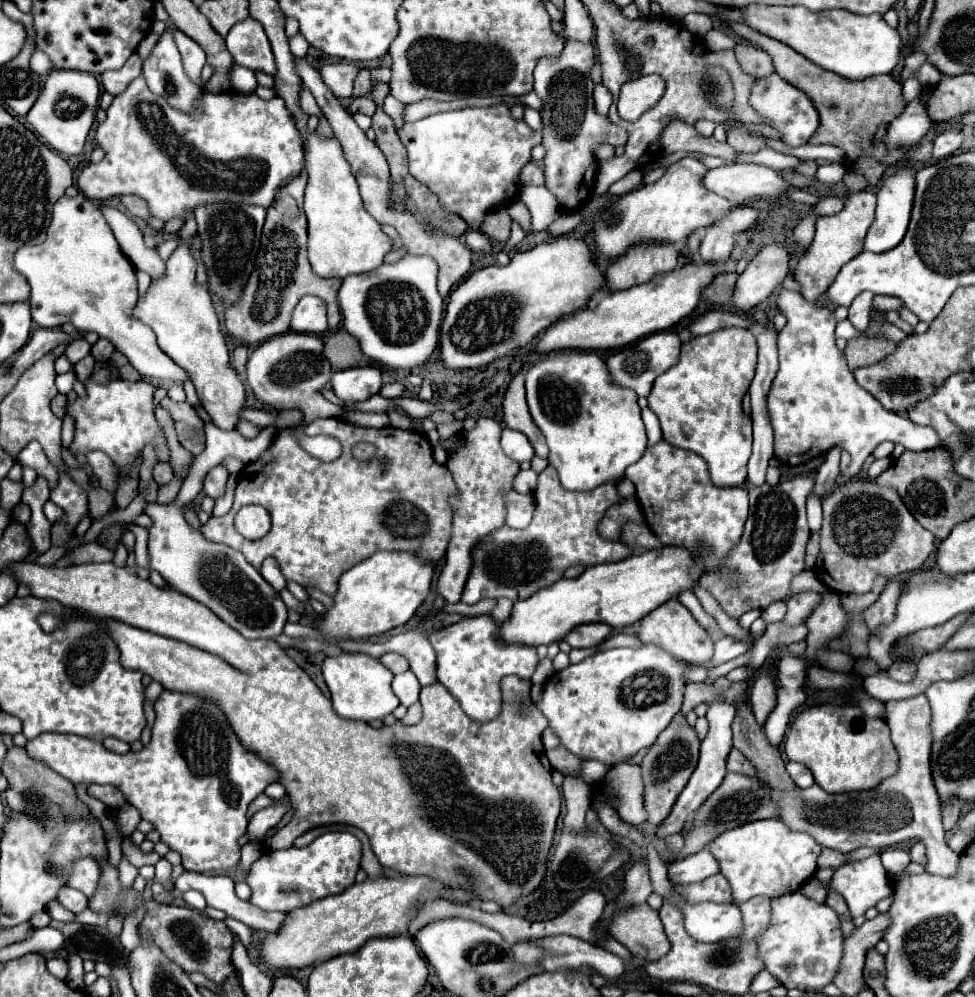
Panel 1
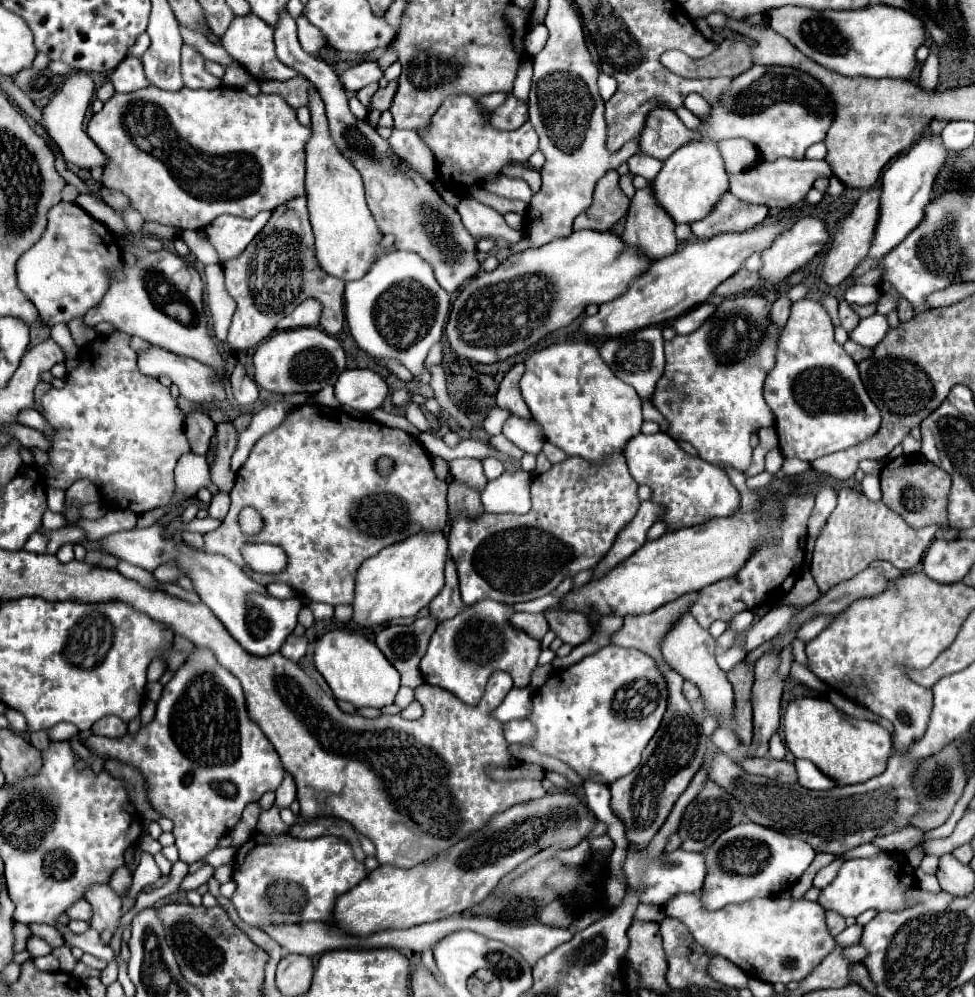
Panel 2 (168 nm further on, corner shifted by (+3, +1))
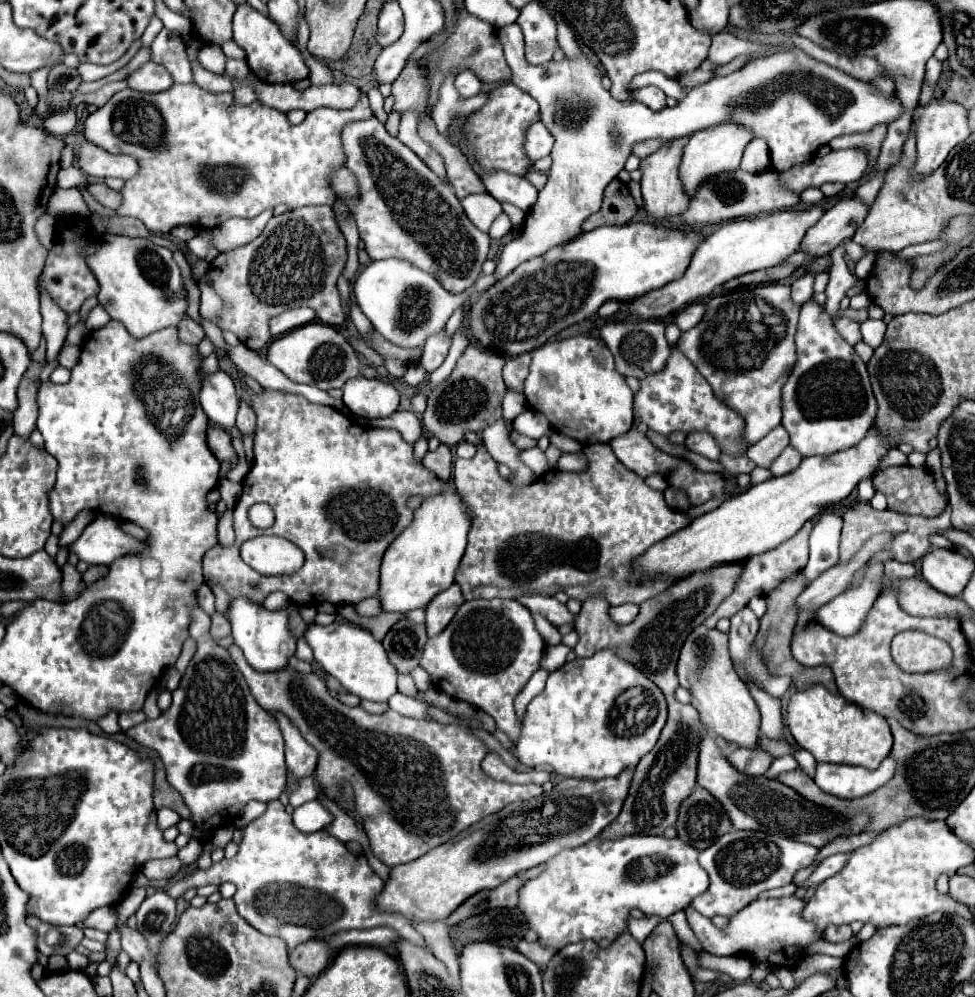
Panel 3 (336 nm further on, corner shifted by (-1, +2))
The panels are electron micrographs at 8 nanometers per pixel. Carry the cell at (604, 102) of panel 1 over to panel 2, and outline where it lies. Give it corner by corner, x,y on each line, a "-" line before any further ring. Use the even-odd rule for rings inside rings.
601,73
599,75
599,93
601,93
603,101
609,101
609,97
615,93
615,89
617,89
617,81
611,75

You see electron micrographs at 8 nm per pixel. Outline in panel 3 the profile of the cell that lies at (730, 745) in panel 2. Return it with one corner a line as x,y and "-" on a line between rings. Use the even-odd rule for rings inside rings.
763,738
759,740
761,748
765,748
771,756
783,756
783,754
791,754
791,748
785,744
785,742
777,742
777,740
769,740
769,738

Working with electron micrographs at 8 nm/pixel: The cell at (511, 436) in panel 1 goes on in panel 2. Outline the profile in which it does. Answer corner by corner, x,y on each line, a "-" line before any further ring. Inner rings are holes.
509,417
503,425
503,435
513,441
517,447
521,447
525,453
537,455
541,451
541,445
545,443
545,435
541,433
541,425
537,421
521,421
521,417

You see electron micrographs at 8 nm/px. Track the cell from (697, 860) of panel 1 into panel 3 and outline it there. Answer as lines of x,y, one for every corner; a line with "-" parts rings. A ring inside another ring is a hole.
597,836
597,838
593,838
589,844
583,844
583,846
579,846
579,848
571,848
571,850
563,850
563,852
559,852
555,858
551,858
551,860
547,862
547,868
539,874
539,878
529,880
529,882
521,888
521,892
519,892
519,910
525,914
529,926
539,934
539,940
541,940
543,944
553,946
555,950
561,950
563,946
567,946
567,944
571,944
571,942
579,942
579,940
587,940
587,938
599,940
599,944
605,946
605,944
609,944
619,932
625,930
625,922
627,922
627,918
629,918
629,910
631,910
631,908
637,908
637,910
645,912
645,914
669,916
669,914
675,914
675,912
683,910
685,906
691,904
691,900
693,900
695,896
699,896
701,892
705,892
707,886
709,886
709,876
707,876
707,872
699,866
697,854
699,854
699,852
697,852
693,846
681,842
679,838
669,840
669,838
665,838
665,836
627,836
627,838
621,838
621,840
601,840
601,838

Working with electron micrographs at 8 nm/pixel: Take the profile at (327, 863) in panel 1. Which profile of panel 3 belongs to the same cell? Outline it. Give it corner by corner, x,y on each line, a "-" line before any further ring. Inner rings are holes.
279,800
269,802
265,814
243,828
243,840
233,860
221,860
209,870
195,870
185,880
175,882
167,892
179,898
187,888
205,884
219,886
223,882
237,886
233,900
239,916
261,934
283,938
289,950
319,934
373,928
377,924
389,924
397,928
405,940
425,946
423,936
411,922
375,908
373,898
381,892
383,880
373,872
367,858
351,854
345,844
327,830
313,834
299,832

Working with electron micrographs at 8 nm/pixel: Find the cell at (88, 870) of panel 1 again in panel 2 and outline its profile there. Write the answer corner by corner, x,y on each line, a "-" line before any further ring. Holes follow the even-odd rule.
93,885
85,899
93,907
93,919
91,927
97,929
99,933
111,931
113,935
121,929
121,897
109,887
109,885

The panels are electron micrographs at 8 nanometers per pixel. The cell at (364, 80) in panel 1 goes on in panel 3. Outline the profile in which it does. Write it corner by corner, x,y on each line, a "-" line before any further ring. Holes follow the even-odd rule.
371,88
371,90
367,92
367,98
369,98
369,102
371,102
371,110
373,110
375,118
381,120
381,122
385,122
385,120
387,120
387,114
383,112
383,96
379,94
379,90
377,90
377,88

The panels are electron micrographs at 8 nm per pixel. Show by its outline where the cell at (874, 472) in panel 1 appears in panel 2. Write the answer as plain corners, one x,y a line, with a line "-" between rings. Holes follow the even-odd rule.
865,475
861,483
861,491
869,497
869,501
881,501
881,489
879,489
879,475

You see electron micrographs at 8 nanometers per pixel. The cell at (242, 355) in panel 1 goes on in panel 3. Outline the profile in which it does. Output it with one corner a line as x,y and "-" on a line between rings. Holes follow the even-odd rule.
241,400
241,404
239,404
239,412
237,412
237,428
241,430
243,436
255,432
255,412
253,412
253,408
251,408
245,400

